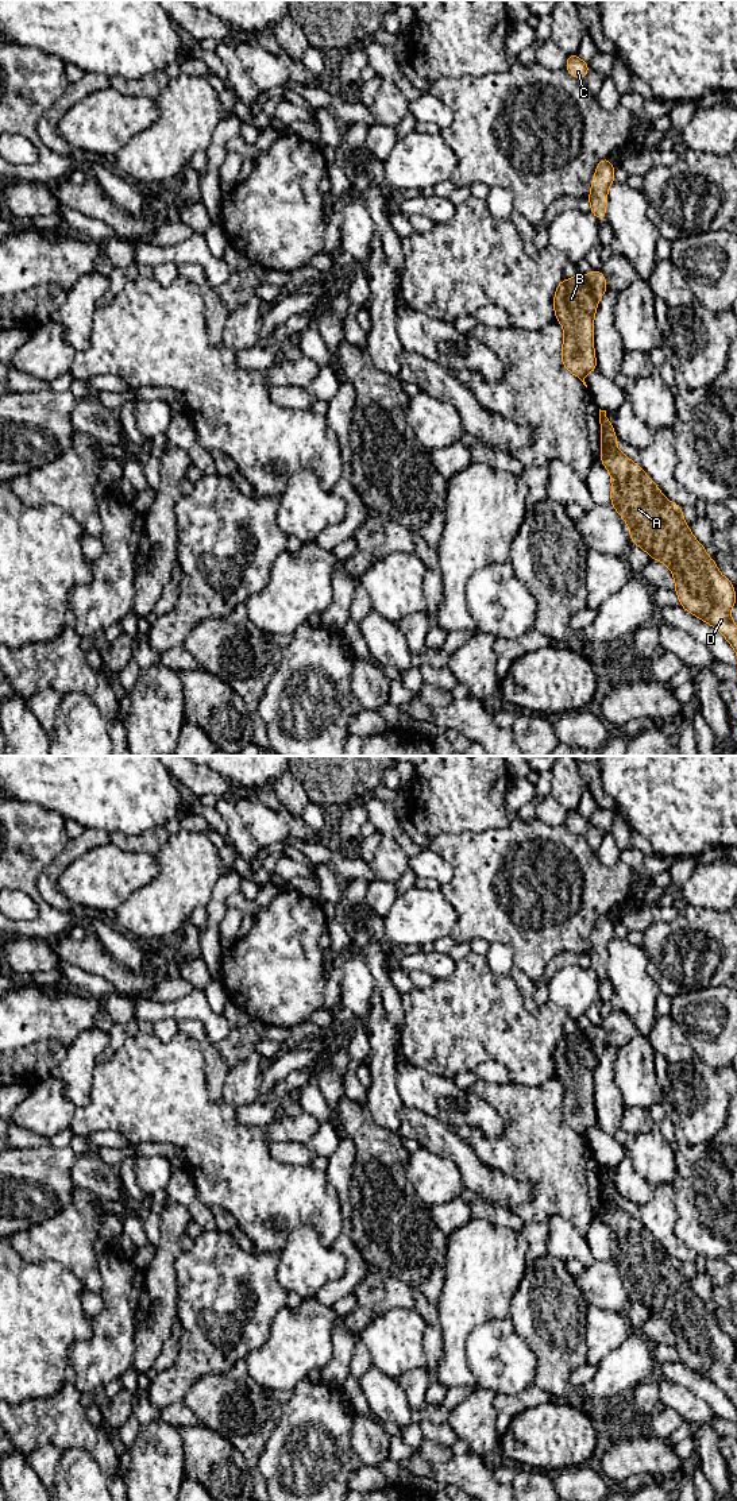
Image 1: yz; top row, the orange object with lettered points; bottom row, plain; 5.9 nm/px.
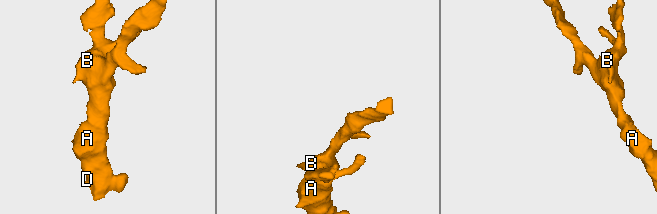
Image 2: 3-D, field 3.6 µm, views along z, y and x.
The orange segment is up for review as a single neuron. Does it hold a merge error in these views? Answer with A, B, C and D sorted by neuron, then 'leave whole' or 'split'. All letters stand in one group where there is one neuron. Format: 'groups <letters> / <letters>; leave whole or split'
groups A B C D; leave whole

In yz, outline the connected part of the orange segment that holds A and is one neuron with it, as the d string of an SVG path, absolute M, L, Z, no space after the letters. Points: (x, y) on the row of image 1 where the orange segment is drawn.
M599 409L599 424L599 459L611 478L610 505L628 524L632 544L641 547L651 559L664 563L671 570L680 606L715 628L737 653L737 625L730 617L730 610L737 602L734 584L721 575L714 559L707 556L706 548L692 536L683 518L682 506L664 498L663 491L643 468L617 448L618 439L606 410Z

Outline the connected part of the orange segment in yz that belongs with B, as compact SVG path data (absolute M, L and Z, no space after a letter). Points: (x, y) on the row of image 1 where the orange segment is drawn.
M591 270L586 277L578 273L575 277L562 281L553 297L555 317L564 329L562 346L563 366L567 371L578 377L586 387L584 377L597 370L594 352L594 315L598 308L598 300L603 297L606 289L603 273Z

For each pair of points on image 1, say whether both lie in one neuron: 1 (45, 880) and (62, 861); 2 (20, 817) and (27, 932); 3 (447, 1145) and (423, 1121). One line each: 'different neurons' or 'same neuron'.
1: same neuron
2: same neuron
3: same neuron

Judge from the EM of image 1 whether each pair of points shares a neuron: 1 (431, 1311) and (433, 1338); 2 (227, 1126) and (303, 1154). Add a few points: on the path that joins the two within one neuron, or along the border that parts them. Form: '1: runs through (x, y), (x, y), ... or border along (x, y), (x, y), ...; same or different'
1: runs through (431, 1318), (433, 1331); same
2: border along (270, 1143), (270, 1154), (276, 1160), (296, 1164); different

